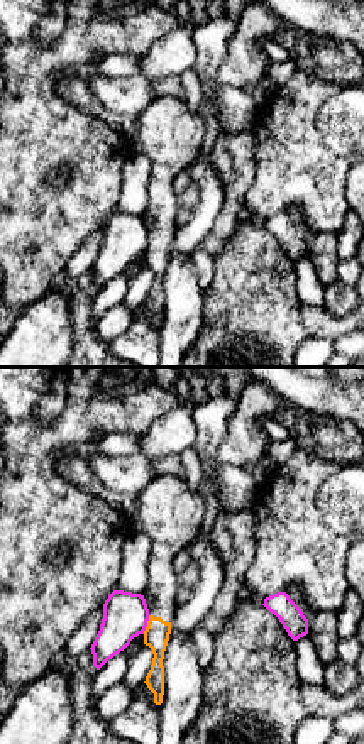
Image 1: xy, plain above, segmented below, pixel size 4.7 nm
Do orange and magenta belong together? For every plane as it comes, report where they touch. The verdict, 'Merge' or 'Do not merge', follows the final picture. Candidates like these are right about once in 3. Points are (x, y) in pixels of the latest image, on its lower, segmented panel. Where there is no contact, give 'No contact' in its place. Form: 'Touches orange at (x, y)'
Touches orange at (148, 624)

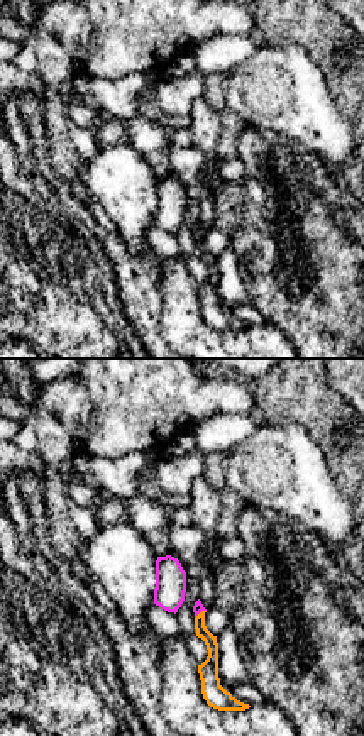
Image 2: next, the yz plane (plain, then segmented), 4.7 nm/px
Touches orange at (200, 613)

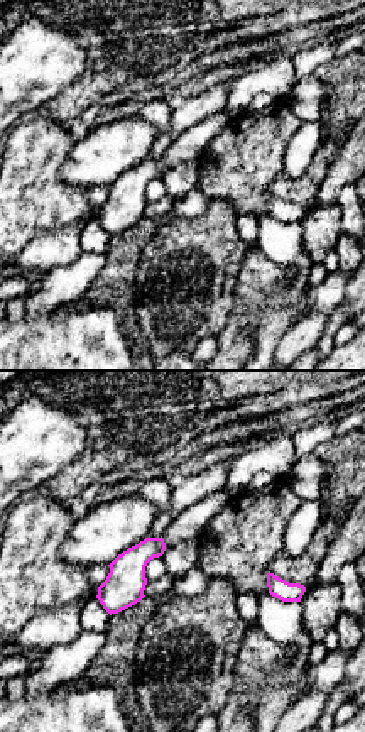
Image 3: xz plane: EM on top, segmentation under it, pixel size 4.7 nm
No contact

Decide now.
Do not merge

